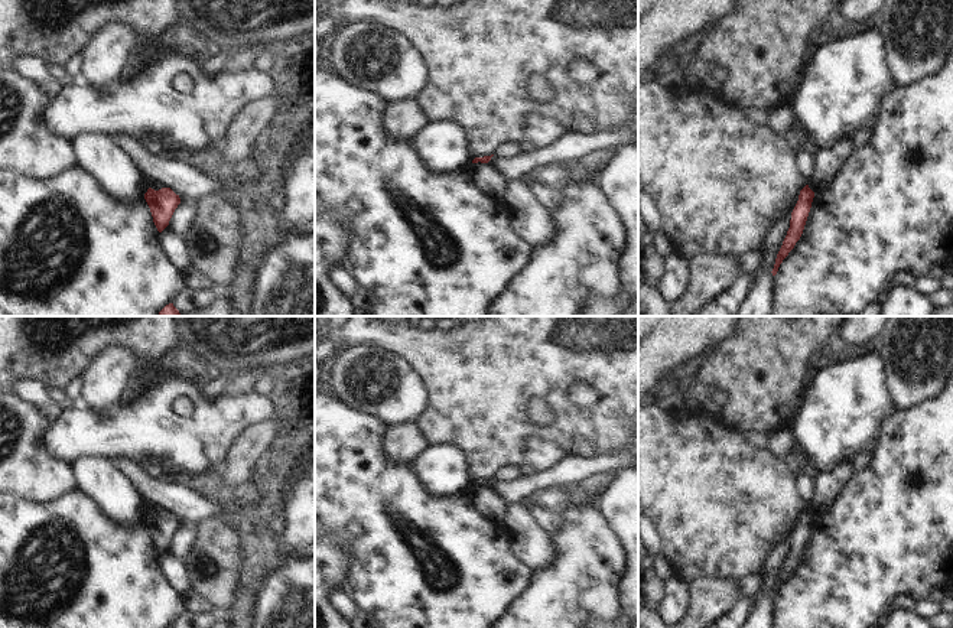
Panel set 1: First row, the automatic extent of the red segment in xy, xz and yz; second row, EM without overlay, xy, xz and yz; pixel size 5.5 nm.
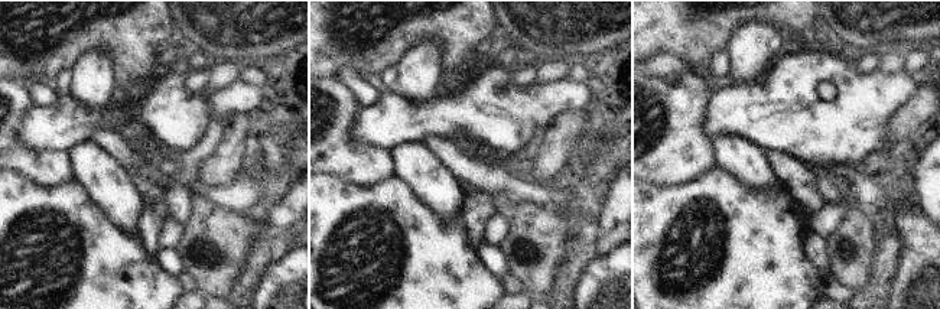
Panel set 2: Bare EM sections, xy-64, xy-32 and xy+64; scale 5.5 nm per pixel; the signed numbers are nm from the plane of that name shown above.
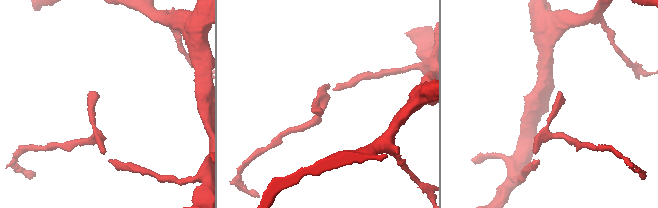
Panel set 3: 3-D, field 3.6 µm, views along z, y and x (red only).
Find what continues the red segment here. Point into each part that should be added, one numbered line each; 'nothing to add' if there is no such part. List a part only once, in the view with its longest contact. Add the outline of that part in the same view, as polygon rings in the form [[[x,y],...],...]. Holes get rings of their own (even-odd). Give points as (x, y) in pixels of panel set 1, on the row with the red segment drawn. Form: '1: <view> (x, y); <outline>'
nothing to add

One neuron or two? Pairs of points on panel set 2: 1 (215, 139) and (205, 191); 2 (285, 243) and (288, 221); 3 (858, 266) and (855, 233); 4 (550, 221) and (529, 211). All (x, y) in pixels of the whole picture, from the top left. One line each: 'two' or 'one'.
1: two
2: two
3: one
4: one

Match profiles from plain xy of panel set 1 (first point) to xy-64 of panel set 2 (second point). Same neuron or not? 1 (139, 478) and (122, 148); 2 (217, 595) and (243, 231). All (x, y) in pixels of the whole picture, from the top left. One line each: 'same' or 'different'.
1: same
2: same

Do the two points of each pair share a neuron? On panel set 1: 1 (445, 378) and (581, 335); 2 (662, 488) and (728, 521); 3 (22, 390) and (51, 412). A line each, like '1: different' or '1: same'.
1: same
2: same
3: same

